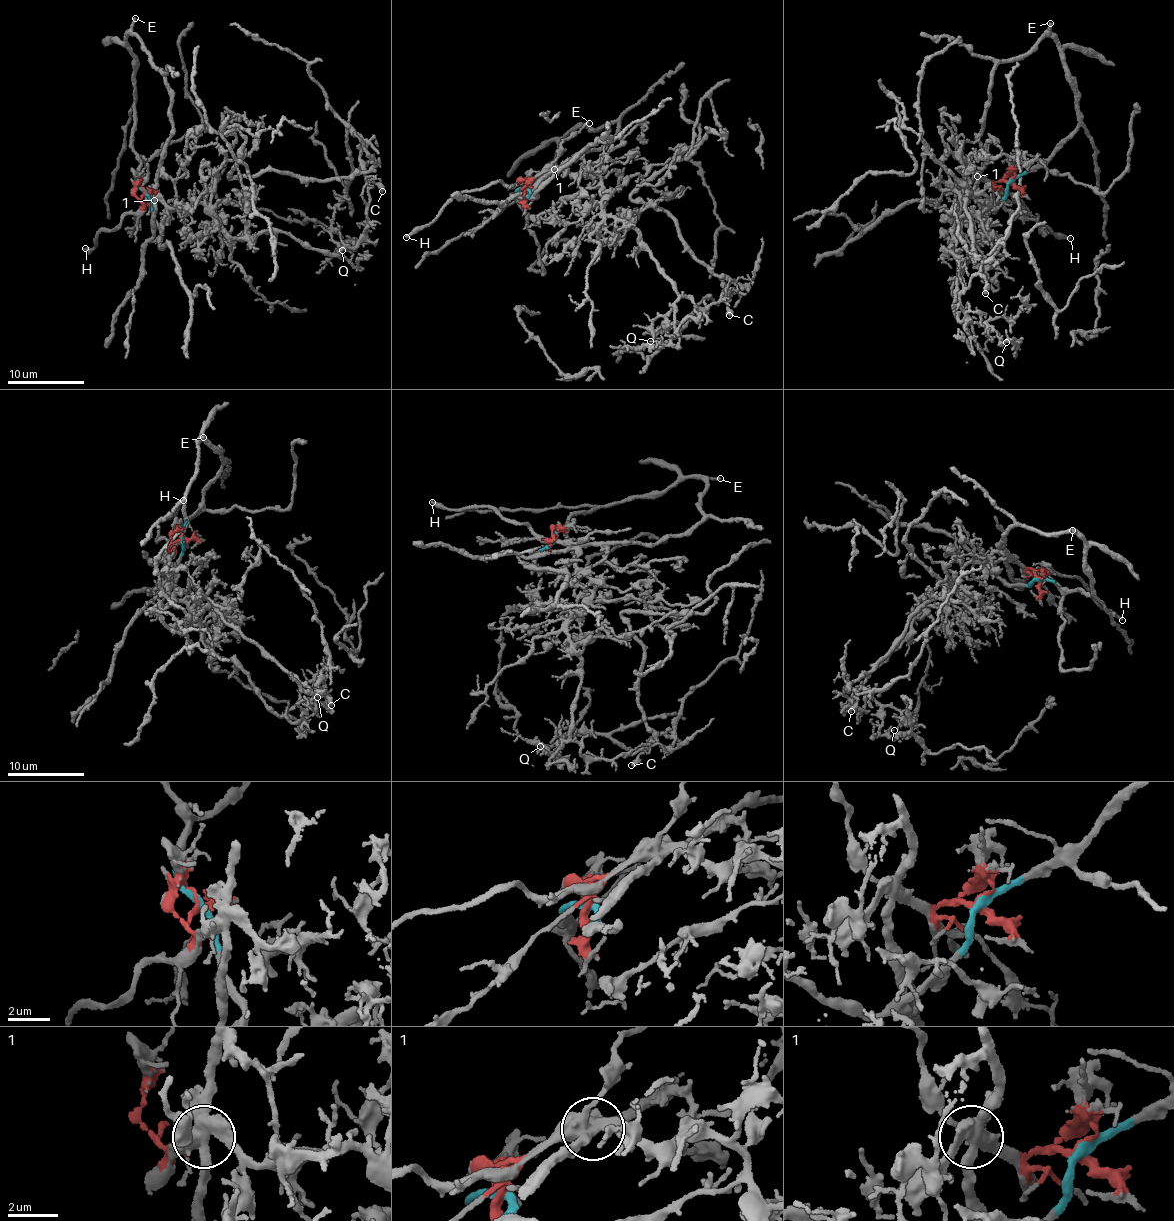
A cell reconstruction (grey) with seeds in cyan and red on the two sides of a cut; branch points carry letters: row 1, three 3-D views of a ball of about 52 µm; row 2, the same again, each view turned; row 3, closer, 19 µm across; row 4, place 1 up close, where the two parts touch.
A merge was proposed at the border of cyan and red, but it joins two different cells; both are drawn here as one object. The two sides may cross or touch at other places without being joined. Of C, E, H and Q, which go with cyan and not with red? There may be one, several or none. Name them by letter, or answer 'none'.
E

